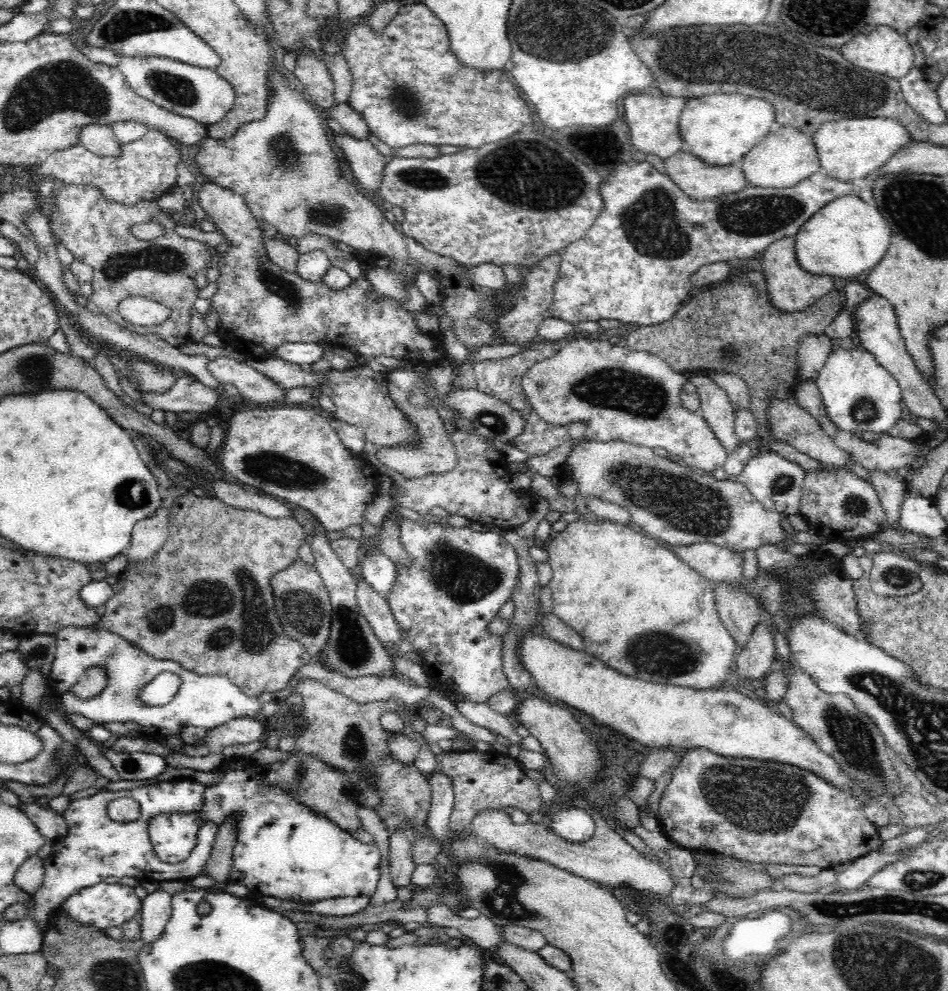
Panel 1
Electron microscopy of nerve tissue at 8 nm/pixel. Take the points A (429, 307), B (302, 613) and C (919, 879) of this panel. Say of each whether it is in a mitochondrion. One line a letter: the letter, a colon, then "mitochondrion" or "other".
A: other
B: mitochondrion
C: mitochondrion

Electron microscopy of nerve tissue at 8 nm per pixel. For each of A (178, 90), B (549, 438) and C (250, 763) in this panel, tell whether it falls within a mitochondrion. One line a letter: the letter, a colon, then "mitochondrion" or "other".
A: mitochondrion
B: other
C: other

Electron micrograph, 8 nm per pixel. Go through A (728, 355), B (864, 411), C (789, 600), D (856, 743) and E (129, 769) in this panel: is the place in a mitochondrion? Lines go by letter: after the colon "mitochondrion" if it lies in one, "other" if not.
A: mitochondrion
B: mitochondrion
C: mitochondrion
D: mitochondrion
E: mitochondrion

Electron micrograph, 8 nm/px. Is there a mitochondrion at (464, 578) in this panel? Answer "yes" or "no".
yes

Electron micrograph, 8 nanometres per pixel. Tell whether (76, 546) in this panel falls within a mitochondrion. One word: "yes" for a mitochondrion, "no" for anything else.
no

